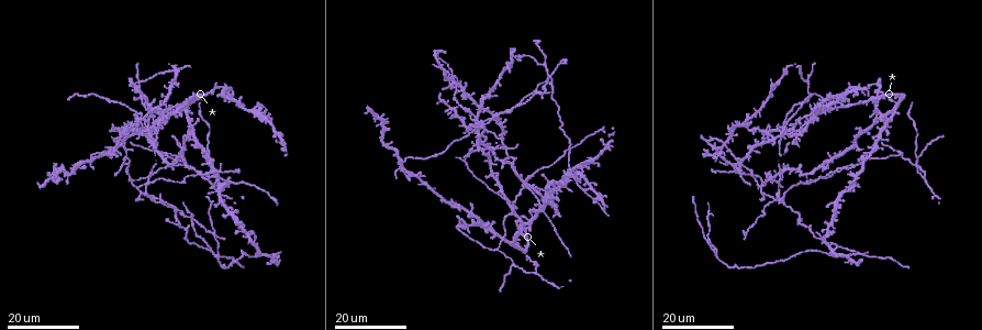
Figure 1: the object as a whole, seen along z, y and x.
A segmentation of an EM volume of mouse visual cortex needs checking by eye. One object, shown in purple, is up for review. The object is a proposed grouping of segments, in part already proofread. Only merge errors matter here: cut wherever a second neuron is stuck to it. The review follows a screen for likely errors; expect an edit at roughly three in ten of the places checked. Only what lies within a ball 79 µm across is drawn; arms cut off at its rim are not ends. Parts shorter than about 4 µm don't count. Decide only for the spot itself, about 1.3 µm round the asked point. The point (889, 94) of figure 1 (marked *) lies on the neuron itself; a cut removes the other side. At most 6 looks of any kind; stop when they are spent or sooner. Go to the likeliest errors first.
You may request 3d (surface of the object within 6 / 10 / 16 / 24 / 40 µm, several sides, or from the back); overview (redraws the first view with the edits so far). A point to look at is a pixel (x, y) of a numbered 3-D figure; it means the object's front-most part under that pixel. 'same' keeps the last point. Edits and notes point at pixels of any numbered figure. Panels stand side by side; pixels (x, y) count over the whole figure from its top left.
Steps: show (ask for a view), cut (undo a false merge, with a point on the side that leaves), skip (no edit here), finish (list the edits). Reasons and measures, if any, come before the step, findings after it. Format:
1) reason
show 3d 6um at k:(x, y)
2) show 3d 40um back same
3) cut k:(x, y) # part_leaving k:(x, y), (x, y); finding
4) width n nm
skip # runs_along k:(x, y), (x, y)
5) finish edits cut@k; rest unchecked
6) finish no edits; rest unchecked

four or more arms meet
show 3d 16um at 1:(151, 200)

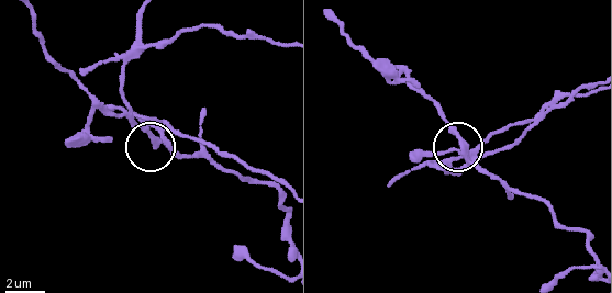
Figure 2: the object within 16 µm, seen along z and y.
show 3d 6um at 2:(467, 155)

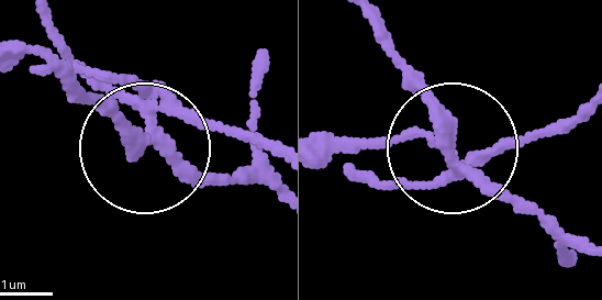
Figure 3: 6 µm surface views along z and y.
cut 3:(96, 69) # part_leaving 3:(149, 114), (170, 106), (276, 141); two neurons meet here

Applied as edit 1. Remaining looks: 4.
looks like a crossing
show 3d 16um at 1:(512, 264)

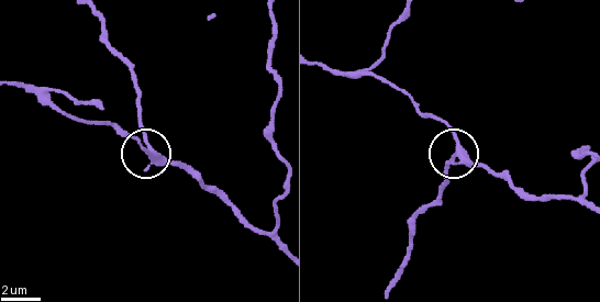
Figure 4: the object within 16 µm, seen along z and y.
zoom in
show 3d 6um at 4:(151, 153)

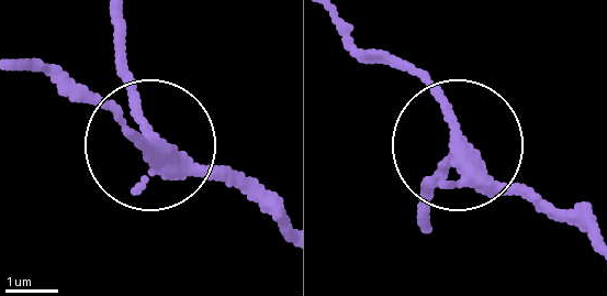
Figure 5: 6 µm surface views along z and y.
skip # runs_along 5:(585, 233), (459, 146), (419, 203); continuous, no second neuron

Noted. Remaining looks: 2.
branch point
show 3d 16um at 1:(493, 251)

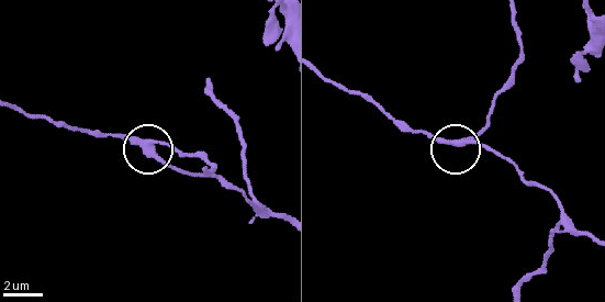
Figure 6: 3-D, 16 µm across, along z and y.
show 3d 6um at 6:(154, 143)

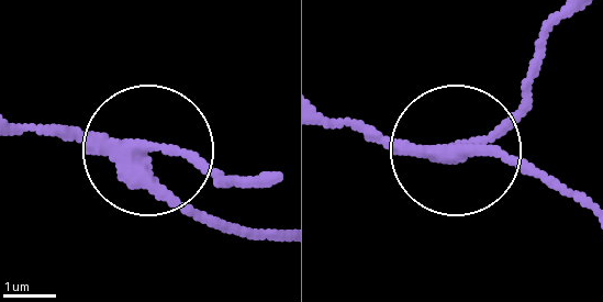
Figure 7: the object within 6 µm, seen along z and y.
arms 3
cut 7:(210, 172) # two neurons meet here

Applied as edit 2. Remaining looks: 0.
finish edits cut@3, cut@7; rest unchecked

